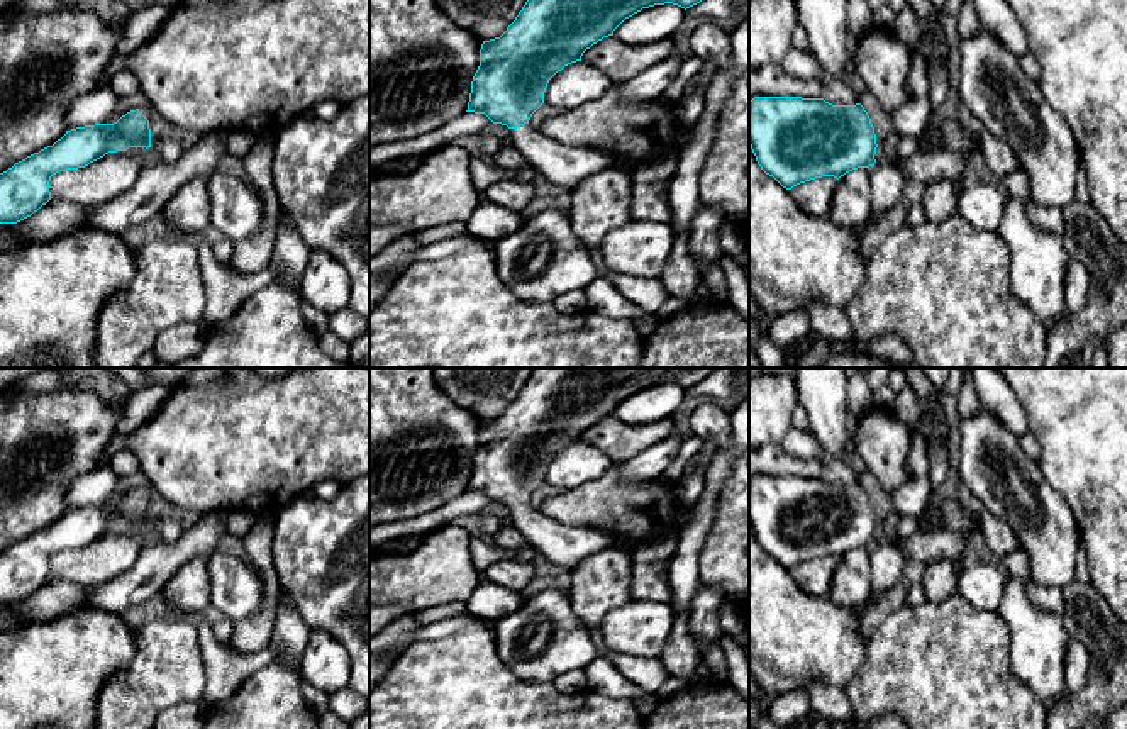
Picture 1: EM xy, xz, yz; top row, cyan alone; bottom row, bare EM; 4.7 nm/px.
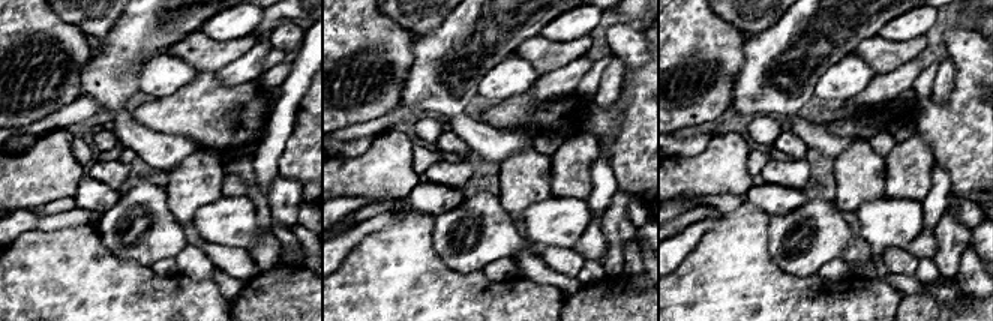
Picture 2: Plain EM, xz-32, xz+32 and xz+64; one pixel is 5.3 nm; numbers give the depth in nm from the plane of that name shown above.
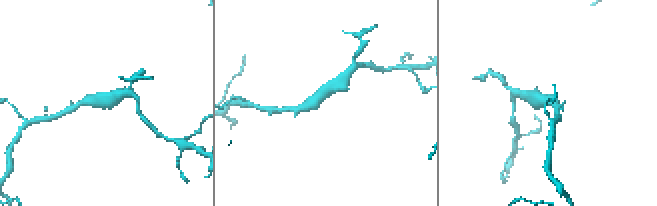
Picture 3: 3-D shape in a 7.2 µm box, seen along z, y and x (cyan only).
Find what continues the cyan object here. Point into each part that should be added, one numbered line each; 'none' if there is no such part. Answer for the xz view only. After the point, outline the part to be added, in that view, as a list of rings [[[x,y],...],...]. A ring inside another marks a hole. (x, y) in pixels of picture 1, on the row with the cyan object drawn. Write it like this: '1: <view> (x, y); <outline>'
1: xz (561, 165); [[[530,124],[510,131],[508,144],[514,146],[537,173],[551,183],[571,190],[591,173],[610,166],[603,151],[569,147],[544,136]]]

